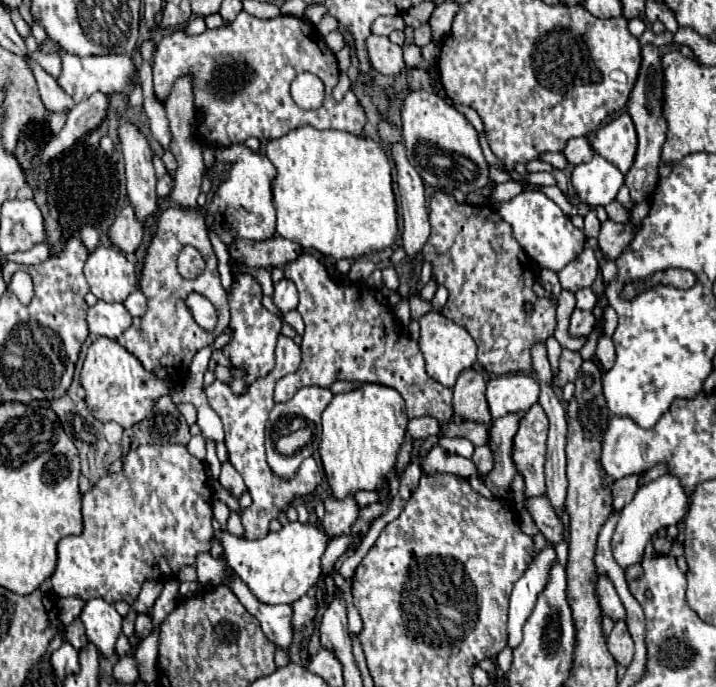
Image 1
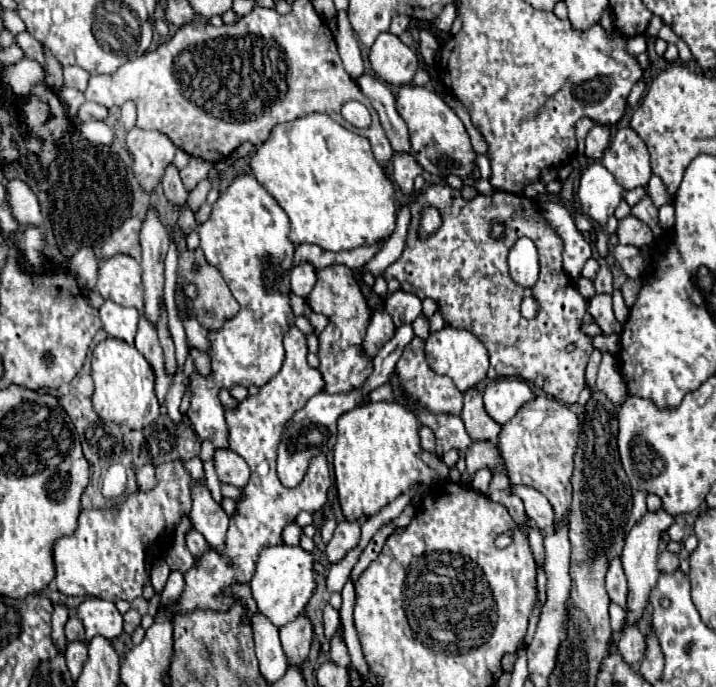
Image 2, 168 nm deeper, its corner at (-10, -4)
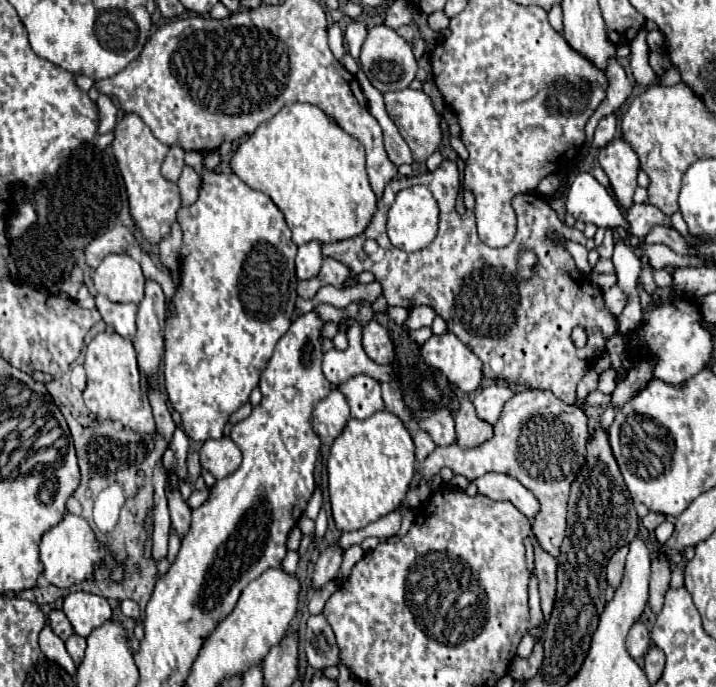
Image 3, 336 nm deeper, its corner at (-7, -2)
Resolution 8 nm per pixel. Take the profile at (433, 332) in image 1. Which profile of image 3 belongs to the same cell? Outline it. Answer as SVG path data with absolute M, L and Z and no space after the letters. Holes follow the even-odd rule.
M453 333L433 335L421 347L421 357L465 393L473 393L481 385L481 361Z

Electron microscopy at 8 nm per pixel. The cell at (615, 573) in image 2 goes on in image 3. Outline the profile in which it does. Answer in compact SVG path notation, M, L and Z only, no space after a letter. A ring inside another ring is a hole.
M621 547L615 551L615 555L609 559L607 563L607 583L611 587L619 587L621 579L623 579L623 569L625 569L625 557L627 557L629 547Z

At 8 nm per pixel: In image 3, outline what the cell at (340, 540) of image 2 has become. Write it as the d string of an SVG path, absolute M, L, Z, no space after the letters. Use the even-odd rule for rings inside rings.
M337 545L327 547L319 555L319 559L317 559L315 567L313 567L313 577L311 577L313 589L323 589L329 581L333 581L337 577L339 567L341 567L341 557L343 557L343 553L341 553L341 549Z

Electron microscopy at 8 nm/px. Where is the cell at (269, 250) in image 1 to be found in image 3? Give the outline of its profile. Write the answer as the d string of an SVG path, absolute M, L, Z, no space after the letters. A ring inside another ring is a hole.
M443 159L443 163L435 171L429 171L425 175L397 177L395 181L391 181L385 187L383 199L377 203L377 213L373 215L371 225L357 237L351 237L351 239L345 239L339 243L323 245L323 255L345 263L355 273L371 271L375 275L375 281L383 287L383 297L387 299L387 305L397 305L397 307L405 307L405 309L411 309L417 305L433 307L437 311L437 315L441 315L445 319L449 331L455 333L481 359L485 377L503 379L503 381L509 381L515 385L525 385L531 389L547 389L547 391L553 391L553 395L559 397L561 401L575 403L577 383L591 369L597 351L603 351L605 341L617 333L619 321L605 307L601 289L591 285L589 277L583 275L575 267L575 263L567 251L563 251L561 247L555 247L547 241L547 233L557 231L565 239L577 241L577 243L585 243L587 239L583 237L583 233L579 229L567 227L557 217L557 213L549 207L549 203L543 201L539 195L525 193L525 195L515 195L515 199L513 199L513 209L517 213L515 239L503 249L491 249L477 237L473 211L465 211L463 215L459 215L455 211L457 183L459 183L457 165L449 159ZM419 183L429 187L429 191L433 193L433 197L439 205L439 229L437 229L437 237L431 241L431 245L427 245L415 253L407 253L407 251L399 251L397 247L393 247L391 241L387 239L387 231L385 231L387 211L389 211L391 203L395 201L395 195L401 189L411 187L411 185L419 185ZM365 239L375 239L377 245L385 251L383 259L379 263L371 261L367 257L367 253L363 251ZM521 251L533 251L537 255L537 265L533 267L533 273L529 279L523 279L519 275L519 253ZM575 327L583 327L587 333L587 343L581 349L575 347L575 343L571 341L571 331Z

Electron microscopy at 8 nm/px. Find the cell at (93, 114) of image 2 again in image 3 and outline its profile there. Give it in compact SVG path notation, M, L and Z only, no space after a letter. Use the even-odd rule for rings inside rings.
M101 95L99 101L99 133L109 133L115 129L117 123L117 107L109 95Z

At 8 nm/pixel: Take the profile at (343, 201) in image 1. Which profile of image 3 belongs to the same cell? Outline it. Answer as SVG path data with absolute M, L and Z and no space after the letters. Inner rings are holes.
M293 103L283 107L275 117L263 121L231 155L233 173L251 189L271 197L271 201L285 215L285 223L293 233L293 243L303 245L313 239L321 243L335 243L361 235L377 211L377 199L367 183L365 147L347 135L335 121L331 121L319 107L307 103Z

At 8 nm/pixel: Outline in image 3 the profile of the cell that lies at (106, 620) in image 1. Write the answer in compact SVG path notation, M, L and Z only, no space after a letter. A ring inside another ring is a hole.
M85 591L69 593L63 599L63 613L71 621L73 631L81 637L87 637L93 629L111 619L111 607L107 599Z

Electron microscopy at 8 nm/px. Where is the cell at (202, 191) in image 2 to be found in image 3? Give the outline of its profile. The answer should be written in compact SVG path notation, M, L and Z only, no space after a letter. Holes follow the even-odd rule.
M125 113L125 117L115 127L115 139L111 147L125 181L131 217L137 223L143 239L147 239L151 245L157 245L171 233L171 225L175 223L175 215L181 207L179 189L175 187L175 183L167 181L159 171L169 146L155 139L151 129L143 123L143 119L137 113Z

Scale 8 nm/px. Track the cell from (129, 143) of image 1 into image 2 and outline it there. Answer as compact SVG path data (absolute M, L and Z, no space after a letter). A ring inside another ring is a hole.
M154 207L148 209L140 231L142 245L142 283L144 283L144 313L150 321L158 321L158 309L164 285L164 257L168 251L170 235L160 221Z

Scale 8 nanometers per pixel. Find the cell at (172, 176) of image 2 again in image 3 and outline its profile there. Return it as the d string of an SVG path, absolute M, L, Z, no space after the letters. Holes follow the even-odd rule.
M171 145L169 147L169 153L167 153L167 157L165 157L163 165L161 165L161 173L163 173L165 179L169 179L169 181L177 181L179 179L181 169L185 165L183 163L183 155L185 155L183 147L179 147L179 145Z

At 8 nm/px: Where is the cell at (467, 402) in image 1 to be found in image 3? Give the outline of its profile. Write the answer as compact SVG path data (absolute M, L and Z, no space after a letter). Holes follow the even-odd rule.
M469 399L461 401L461 407L455 415L455 431L457 431L457 445L461 449L479 447L493 435L493 427L477 417L475 407Z

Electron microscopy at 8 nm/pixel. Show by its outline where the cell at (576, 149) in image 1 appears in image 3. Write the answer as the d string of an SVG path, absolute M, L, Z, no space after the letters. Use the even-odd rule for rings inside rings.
M611 113L599 121L599 125L595 129L595 137L593 137L593 147L597 147L597 149L605 147L609 141L613 141L615 131L617 131L617 115Z

